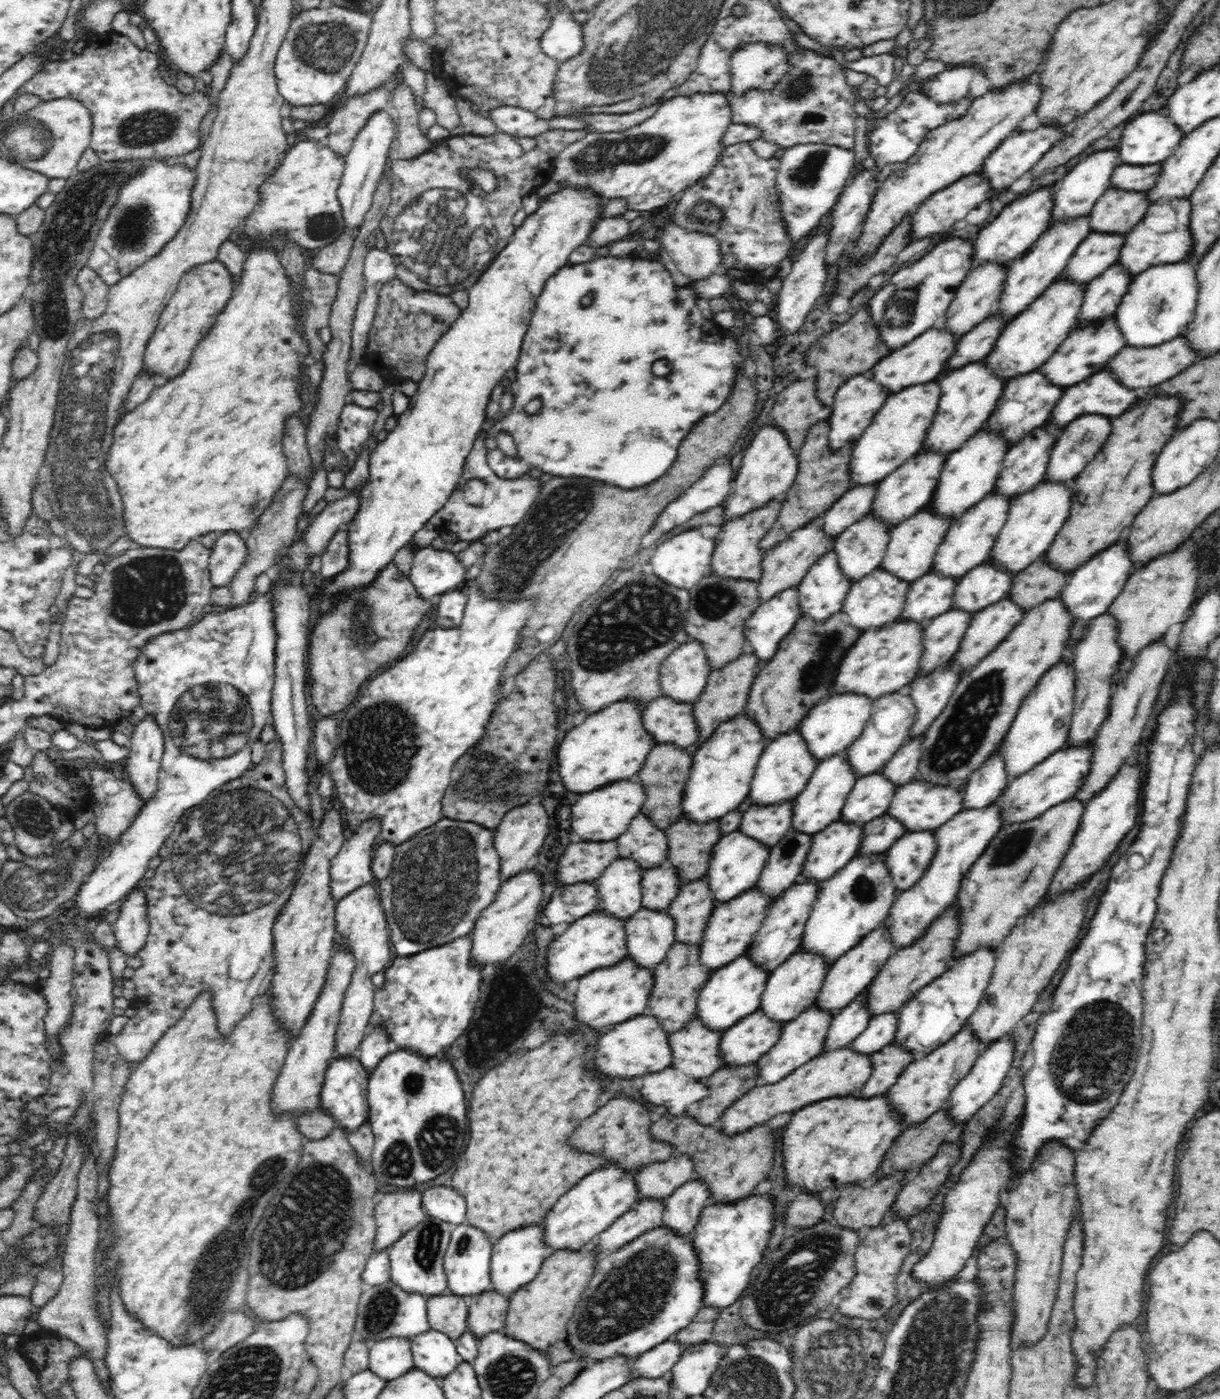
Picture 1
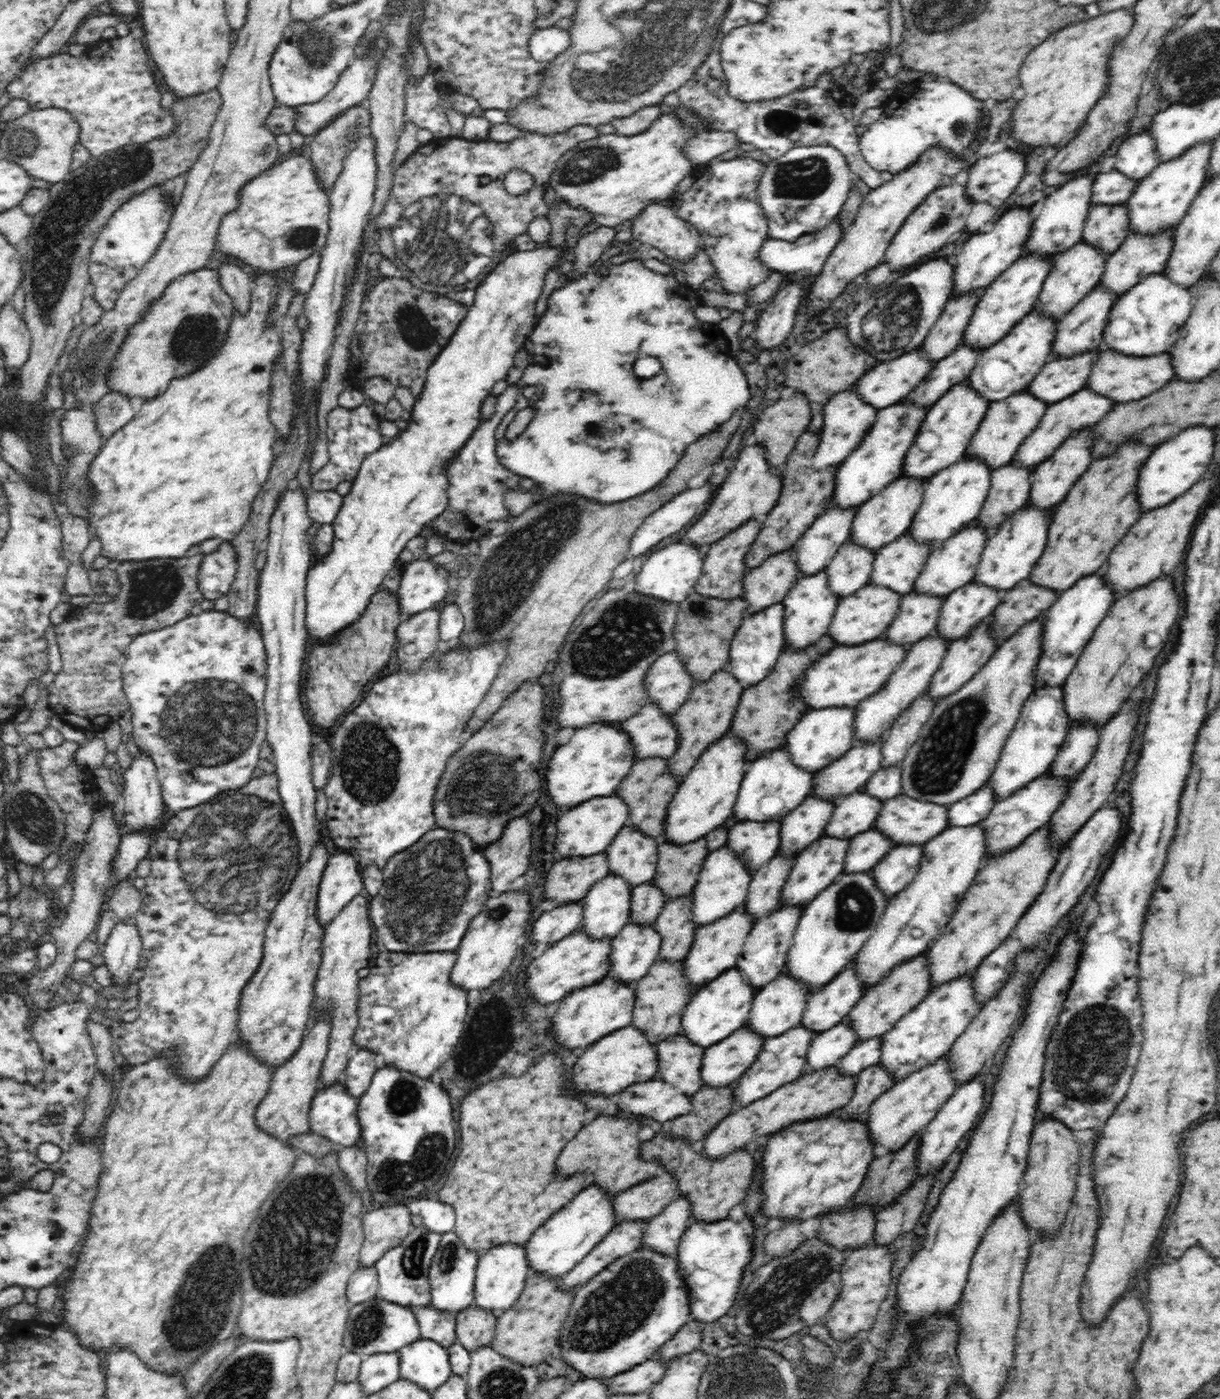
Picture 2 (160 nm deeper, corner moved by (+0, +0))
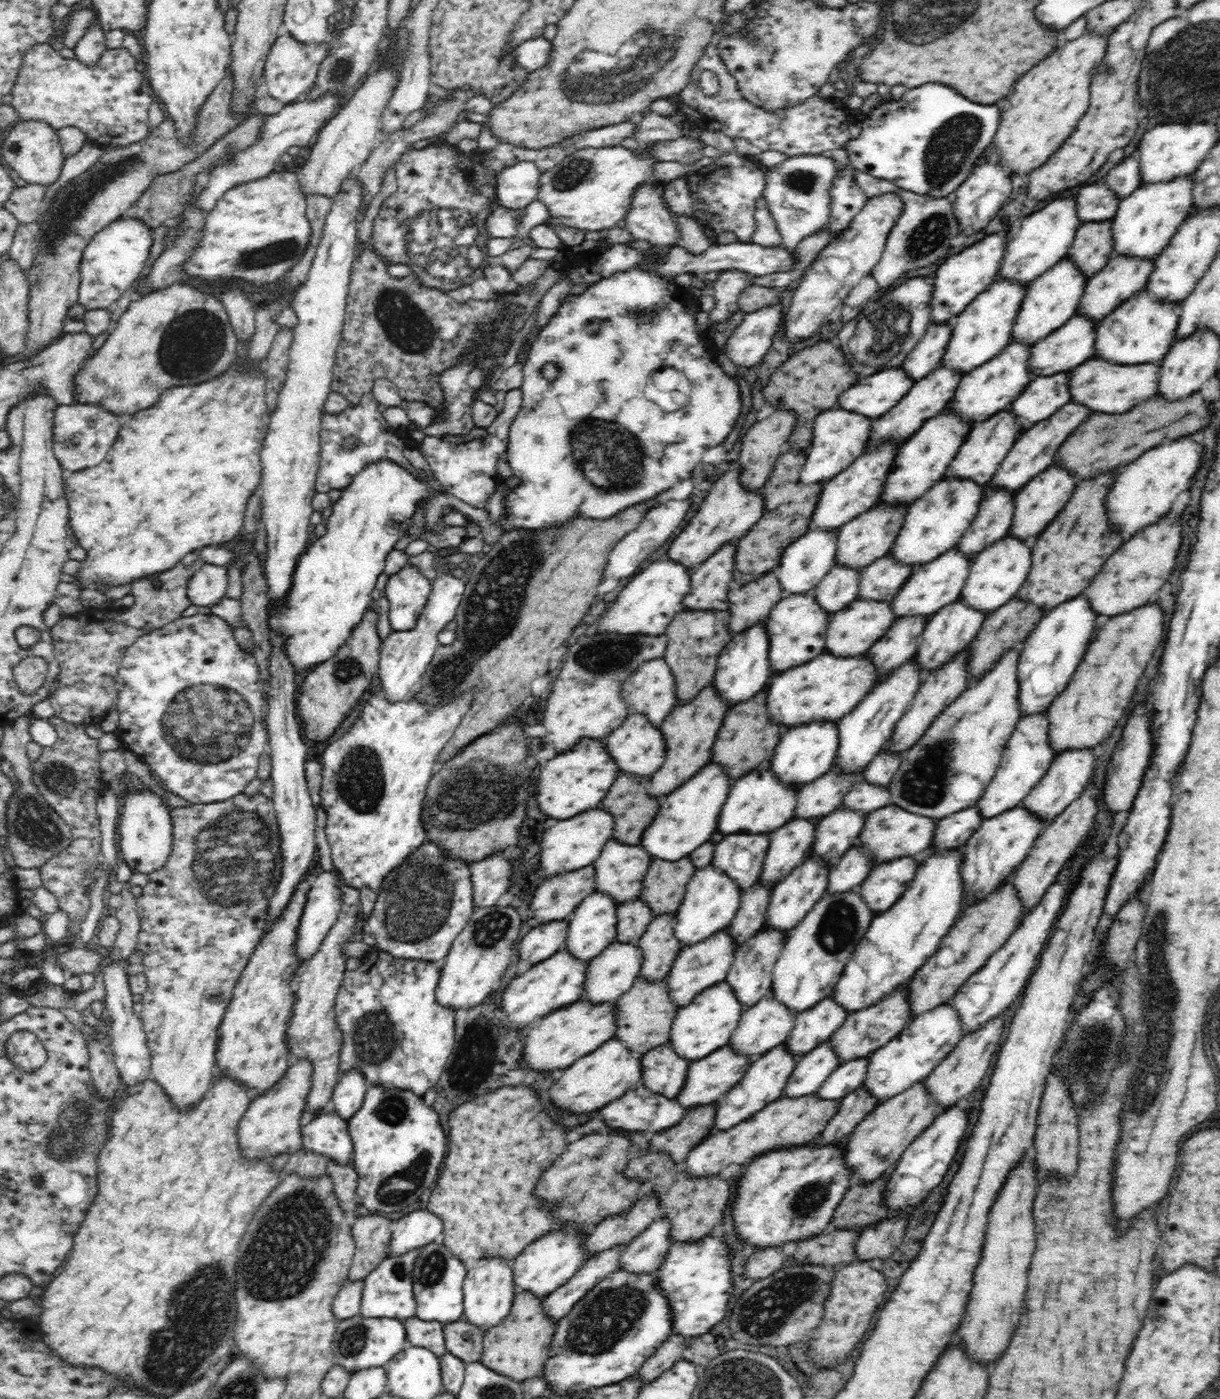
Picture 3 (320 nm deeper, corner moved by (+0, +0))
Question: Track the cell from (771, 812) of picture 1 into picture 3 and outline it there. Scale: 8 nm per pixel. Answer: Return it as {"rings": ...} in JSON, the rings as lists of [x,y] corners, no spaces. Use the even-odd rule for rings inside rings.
{"rings":[[[768,834],[724,835],[715,843],[711,865],[735,881],[742,891],[759,882],[769,847]]]}

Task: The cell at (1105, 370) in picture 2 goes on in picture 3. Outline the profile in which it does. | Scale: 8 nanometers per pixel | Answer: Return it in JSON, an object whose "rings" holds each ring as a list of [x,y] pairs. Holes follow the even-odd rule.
{"rings":[[[1094,356],[1069,371],[1068,384],[1071,400],[1084,404],[1094,413],[1122,414],[1128,412],[1139,402],[1158,394],[1159,368],[1159,362],[1126,365],[1108,362]]]}

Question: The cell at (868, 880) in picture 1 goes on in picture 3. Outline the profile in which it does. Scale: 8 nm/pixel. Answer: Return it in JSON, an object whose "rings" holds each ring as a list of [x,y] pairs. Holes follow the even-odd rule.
{"rings":[[[859,885],[848,892],[842,892],[842,894],[825,894],[816,902],[812,910],[798,922],[798,926],[786,932],[784,948],[780,951],[778,961],[772,969],[771,995],[778,1002],[785,1004],[786,1009],[790,1009],[792,1013],[804,1013],[806,1010],[812,1009],[820,1000],[834,994],[836,984],[838,984],[846,964],[852,958],[852,951],[864,938],[872,919],[876,916],[876,912],[873,912],[860,896],[860,889]]]}

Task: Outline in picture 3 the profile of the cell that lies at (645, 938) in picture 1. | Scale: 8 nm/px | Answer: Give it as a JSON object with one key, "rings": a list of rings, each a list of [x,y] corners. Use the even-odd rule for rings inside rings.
{"rings":[[[614,940],[610,945],[590,961],[590,966],[586,969],[586,982],[581,999],[585,999],[592,1004],[598,1002],[615,1002],[628,992],[634,982],[640,977],[640,969],[644,964],[644,955],[638,949],[636,942],[618,942]]]}

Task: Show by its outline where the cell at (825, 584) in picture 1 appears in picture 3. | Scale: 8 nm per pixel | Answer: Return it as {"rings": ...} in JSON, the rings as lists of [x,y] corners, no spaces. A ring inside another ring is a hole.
{"rings":[[[812,592],[788,594],[772,608],[765,621],[769,640],[769,659],[772,670],[785,671],[800,666],[824,653],[827,626],[831,616],[822,610]]]}

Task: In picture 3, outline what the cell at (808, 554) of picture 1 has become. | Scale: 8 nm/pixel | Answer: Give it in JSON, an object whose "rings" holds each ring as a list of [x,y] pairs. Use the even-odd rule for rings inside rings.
{"rings":[[[773,571],[762,574],[748,584],[734,585],[728,591],[728,610],[732,618],[728,621],[727,629],[733,636],[752,628],[756,622],[766,621],[783,596],[783,588]]]}

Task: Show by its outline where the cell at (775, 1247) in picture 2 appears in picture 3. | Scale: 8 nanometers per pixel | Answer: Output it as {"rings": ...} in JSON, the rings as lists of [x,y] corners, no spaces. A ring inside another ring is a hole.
{"rings":[[[768,1246],[757,1249],[746,1261],[743,1273],[746,1278],[752,1278],[754,1282],[778,1272],[789,1262],[789,1257],[782,1253],[783,1246]]]}

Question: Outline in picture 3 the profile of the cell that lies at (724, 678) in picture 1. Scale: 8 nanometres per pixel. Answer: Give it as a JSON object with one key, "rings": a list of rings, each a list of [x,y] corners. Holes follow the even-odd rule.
{"rings":[[[713,685],[704,687],[688,704],[676,705],[659,726],[666,743],[666,755],[660,768],[651,776],[648,796],[665,797],[682,786],[696,772],[711,762],[720,725],[730,710],[729,702],[722,700]]]}

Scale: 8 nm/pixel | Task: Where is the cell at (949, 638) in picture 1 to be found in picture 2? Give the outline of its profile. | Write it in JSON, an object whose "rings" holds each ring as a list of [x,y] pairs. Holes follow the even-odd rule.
{"rings":[[[937,631],[918,640],[907,648],[904,660],[899,664],[899,667],[890,675],[886,684],[855,706],[854,717],[854,738],[856,745],[860,746],[862,742],[872,742],[876,738],[883,736],[887,730],[892,728],[895,720],[901,712],[904,712],[918,696],[927,692],[932,676],[939,669],[940,663],[944,658],[946,649],[950,640],[941,638]]]}

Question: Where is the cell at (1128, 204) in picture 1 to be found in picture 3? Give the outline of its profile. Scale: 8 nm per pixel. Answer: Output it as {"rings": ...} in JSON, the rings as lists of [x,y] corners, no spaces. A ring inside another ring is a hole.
{"rings":[[[1113,219],[1084,222],[1078,227],[1067,252],[1069,258],[1086,278],[1100,273],[1114,256]]]}

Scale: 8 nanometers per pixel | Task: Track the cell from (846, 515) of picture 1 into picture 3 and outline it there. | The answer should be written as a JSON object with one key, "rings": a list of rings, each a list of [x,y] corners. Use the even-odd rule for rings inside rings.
{"rings":[[[809,530],[805,536],[802,536],[788,547],[783,552],[780,564],[773,570],[773,573],[779,578],[784,596],[812,592],[813,588],[828,574],[828,571],[834,565],[836,548],[838,548],[837,532],[818,530]]]}

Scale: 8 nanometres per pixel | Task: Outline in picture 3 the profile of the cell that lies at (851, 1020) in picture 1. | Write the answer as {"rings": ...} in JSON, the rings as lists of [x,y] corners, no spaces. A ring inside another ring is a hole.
{"rings":[[[822,1042],[814,1050],[798,1058],[792,1074],[788,1077],[783,1096],[800,1098],[816,1094],[840,1064],[842,1062],[839,1062],[831,1042]]]}

